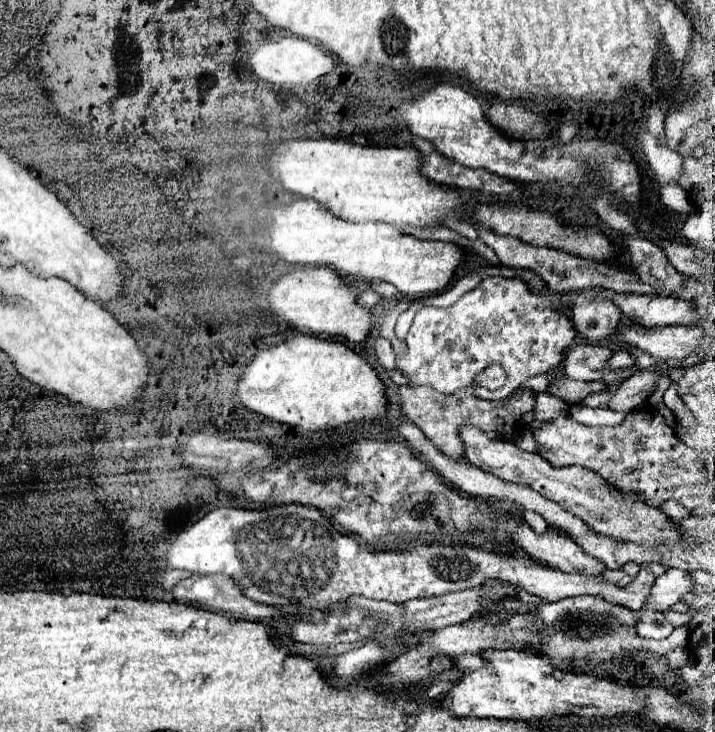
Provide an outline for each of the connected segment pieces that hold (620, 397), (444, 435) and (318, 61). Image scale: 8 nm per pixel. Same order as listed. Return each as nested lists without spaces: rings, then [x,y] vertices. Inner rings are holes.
[[[639,370],[615,390],[607,408],[615,412],[637,410],[639,404],[643,404],[651,396],[655,384],[657,384],[657,372]]]
[[[401,386],[399,388],[401,394],[401,410],[403,414],[421,428],[421,432],[443,452],[449,454],[453,458],[465,460],[465,452],[463,452],[463,442],[459,438],[459,426],[463,424],[471,424],[477,430],[485,432],[489,438],[493,440],[501,440],[501,442],[513,442],[521,432],[523,432],[523,424],[521,424],[521,416],[531,412],[535,408],[535,392],[525,388],[519,390],[503,400],[483,400],[473,396],[473,386],[469,388],[461,388],[449,396],[441,396],[441,392],[433,390],[431,386]]]
[[[281,38],[281,40],[269,40],[263,46],[259,46],[251,54],[251,68],[253,72],[271,84],[309,84],[325,74],[329,74],[335,66],[333,56],[327,56],[321,52],[315,44],[303,38]]]

